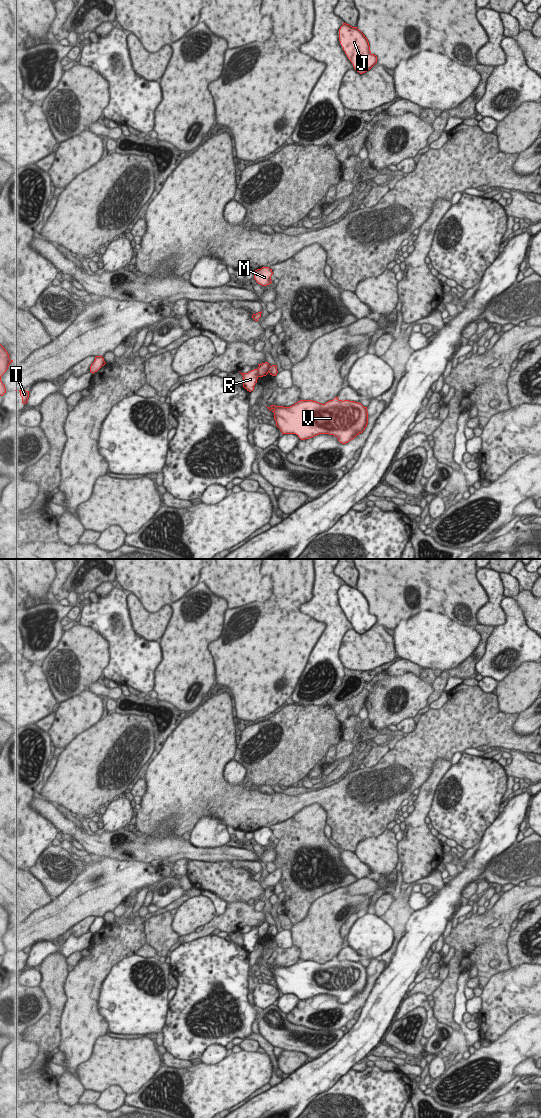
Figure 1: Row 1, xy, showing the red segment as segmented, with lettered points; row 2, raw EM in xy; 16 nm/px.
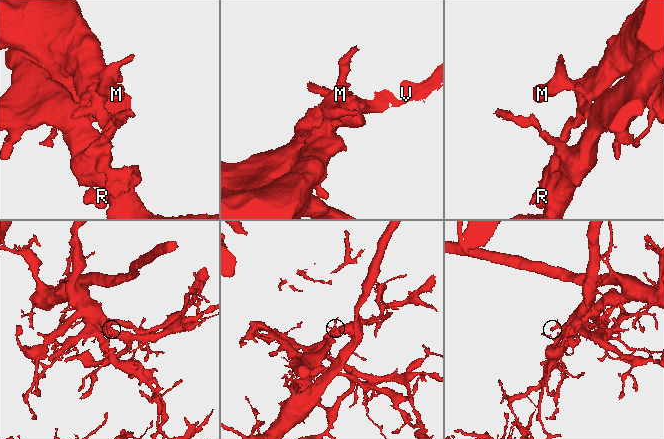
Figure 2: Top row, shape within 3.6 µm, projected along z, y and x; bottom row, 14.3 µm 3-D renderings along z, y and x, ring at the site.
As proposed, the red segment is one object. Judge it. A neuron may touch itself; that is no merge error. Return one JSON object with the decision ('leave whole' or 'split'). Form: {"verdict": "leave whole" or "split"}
{"verdict": "split"}

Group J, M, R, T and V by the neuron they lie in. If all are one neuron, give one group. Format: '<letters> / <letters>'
J T V / M R

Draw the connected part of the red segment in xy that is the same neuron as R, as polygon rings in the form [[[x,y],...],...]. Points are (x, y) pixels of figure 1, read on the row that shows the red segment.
[[[254,369],[248,373],[241,374],[243,376],[243,387],[249,392],[253,391],[259,377],[259,369]]]

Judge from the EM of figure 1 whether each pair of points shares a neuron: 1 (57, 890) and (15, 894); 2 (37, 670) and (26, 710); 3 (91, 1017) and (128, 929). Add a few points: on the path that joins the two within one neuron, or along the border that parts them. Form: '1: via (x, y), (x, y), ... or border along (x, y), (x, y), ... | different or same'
1: border along (33, 873), (51, 894) | different
2: via (42, 680), (42, 694), (36, 700) | same
3: via (90, 995), (90, 973), (110, 951) | same

